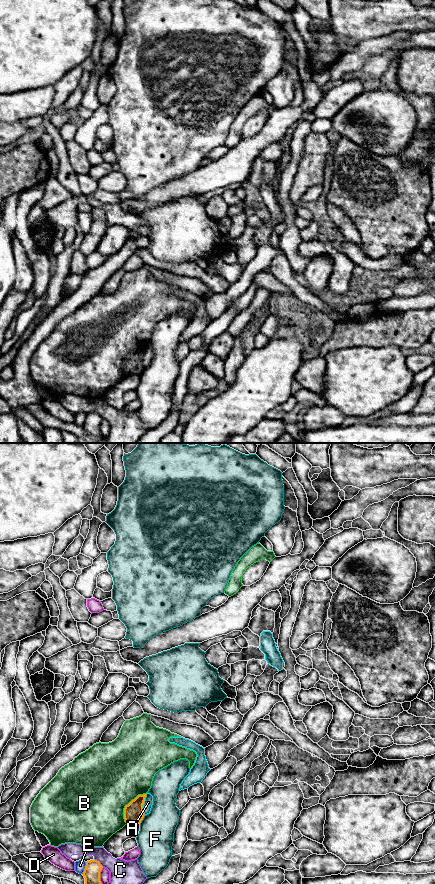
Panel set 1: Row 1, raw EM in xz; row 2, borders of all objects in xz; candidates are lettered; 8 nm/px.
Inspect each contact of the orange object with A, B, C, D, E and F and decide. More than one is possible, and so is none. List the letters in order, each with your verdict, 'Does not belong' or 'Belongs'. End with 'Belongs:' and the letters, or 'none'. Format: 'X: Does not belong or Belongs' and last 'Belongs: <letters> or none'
A: Does not belong
B: Does not belong
C: Does not belong
D: Does not belong
E: Does not belong
F: Does not belong
Belongs: none

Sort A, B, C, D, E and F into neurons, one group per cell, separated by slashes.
A D / B / C / E / F

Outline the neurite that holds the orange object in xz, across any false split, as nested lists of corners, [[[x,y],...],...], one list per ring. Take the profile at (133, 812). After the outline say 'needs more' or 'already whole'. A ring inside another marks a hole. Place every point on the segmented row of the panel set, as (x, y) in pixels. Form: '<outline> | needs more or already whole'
[[[146,794],[138,795],[124,808],[124,819],[127,824],[141,823],[144,818],[143,804]]] | already whole

